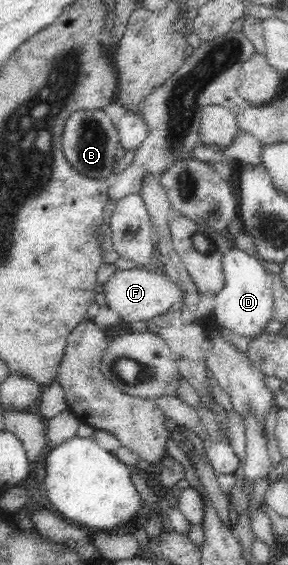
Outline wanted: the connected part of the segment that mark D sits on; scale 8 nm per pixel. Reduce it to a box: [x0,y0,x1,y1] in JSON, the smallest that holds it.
[214,246,272,339]

